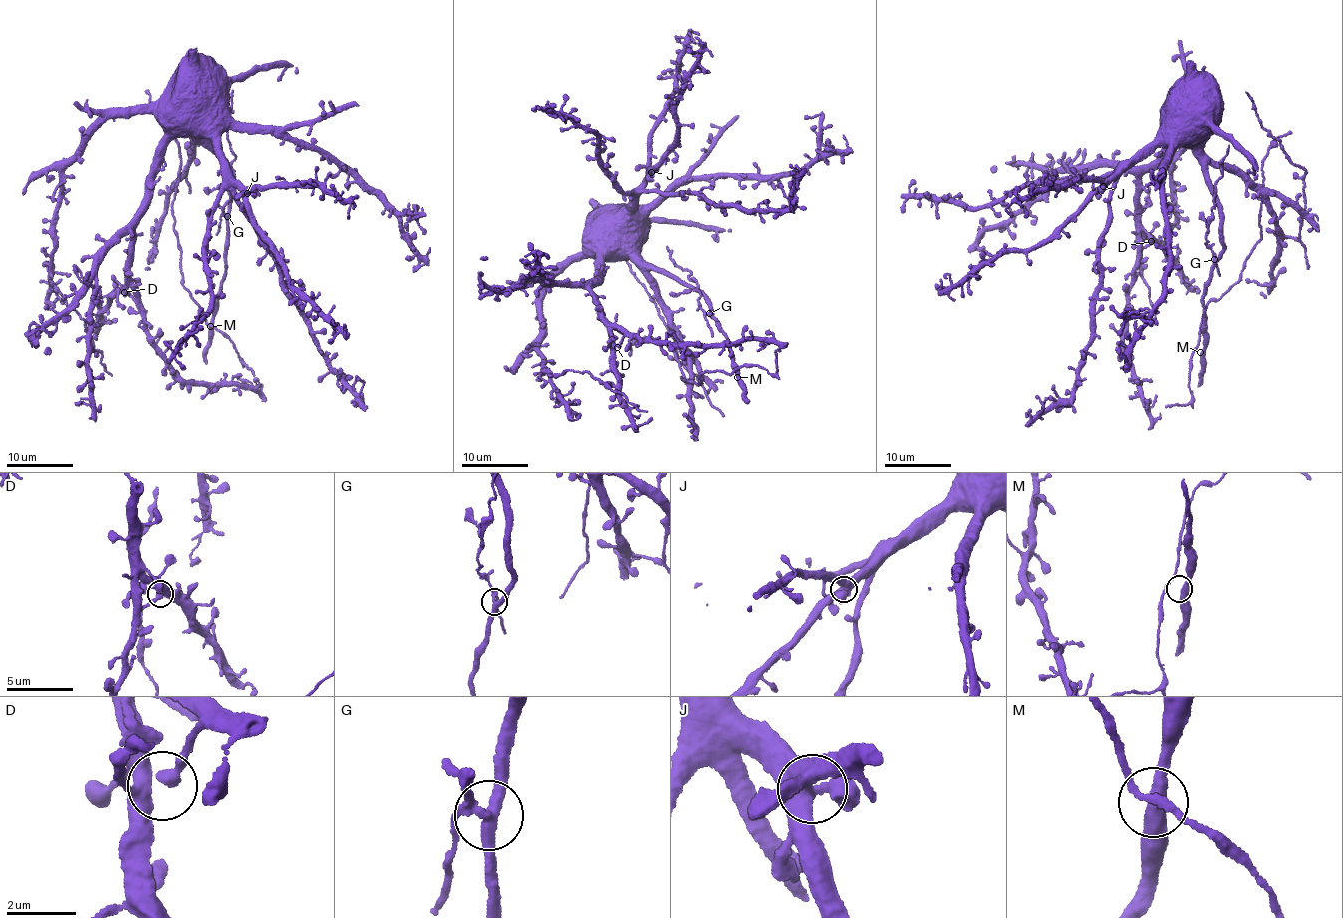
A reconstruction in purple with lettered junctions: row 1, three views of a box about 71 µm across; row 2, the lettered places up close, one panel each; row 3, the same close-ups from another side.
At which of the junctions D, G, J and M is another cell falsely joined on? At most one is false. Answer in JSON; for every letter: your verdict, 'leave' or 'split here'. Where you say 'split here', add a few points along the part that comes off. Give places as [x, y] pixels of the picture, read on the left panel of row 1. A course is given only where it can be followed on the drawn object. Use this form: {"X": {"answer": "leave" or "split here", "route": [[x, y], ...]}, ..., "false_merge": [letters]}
{"D": {"answer": "leave"}, "G": {"answer": "split here", "route": [[227, 216], [223, 207], [230, 200], [234, 180], [231, 163], [235, 157], [228, 139], [227, 115], [233, 90]]}, "J": {"answer": "leave"}, "M": {"answer": "leave"}, "false_merge": ["G"]}

